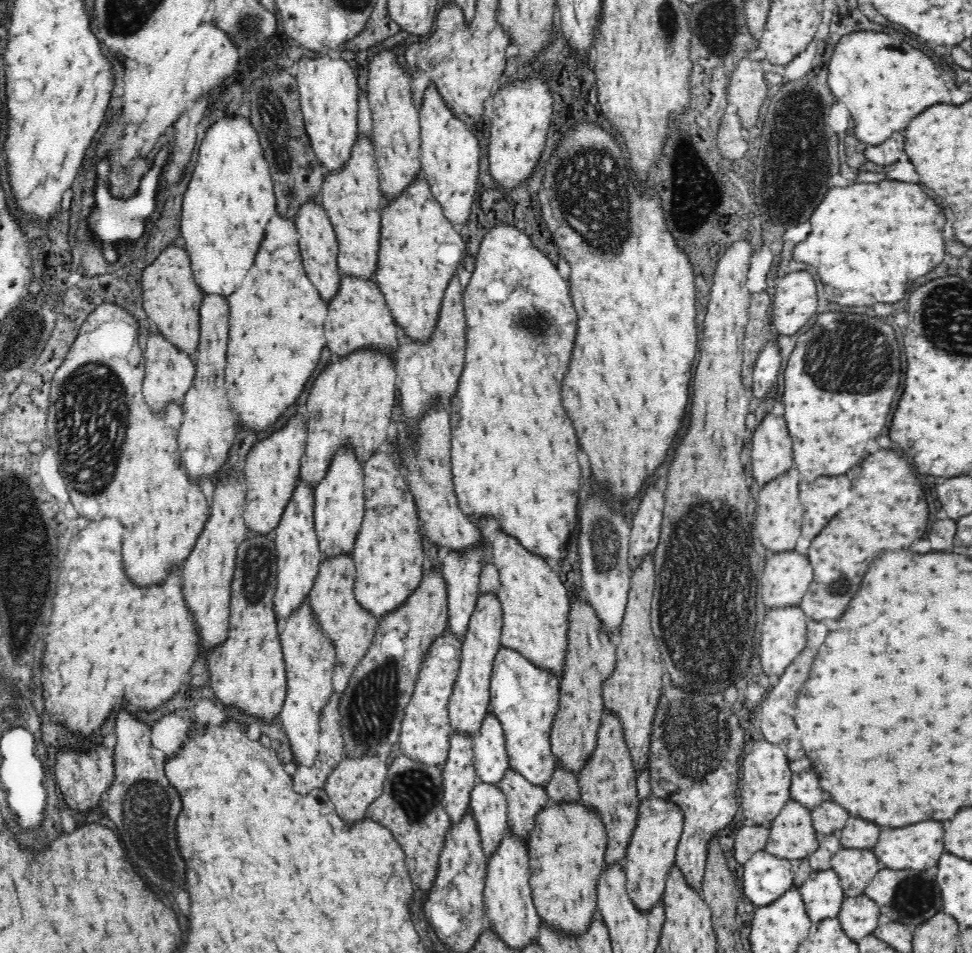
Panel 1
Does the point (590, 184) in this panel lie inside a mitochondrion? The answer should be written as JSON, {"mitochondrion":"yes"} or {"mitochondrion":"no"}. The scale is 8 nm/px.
{"mitochondrion":"yes"}

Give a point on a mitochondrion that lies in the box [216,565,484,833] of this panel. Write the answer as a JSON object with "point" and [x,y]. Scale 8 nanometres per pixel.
{"point":[371,708]}

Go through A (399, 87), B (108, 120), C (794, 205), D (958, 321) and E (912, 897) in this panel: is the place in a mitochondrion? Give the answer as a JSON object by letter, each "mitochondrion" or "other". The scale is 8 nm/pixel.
{"A":"other","B":"other","C":"mitochondrion","D":"mitochondrion","E":"mitochondrion"}

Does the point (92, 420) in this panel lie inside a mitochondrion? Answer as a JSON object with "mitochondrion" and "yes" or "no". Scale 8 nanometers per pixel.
{"mitochondrion":"yes"}

